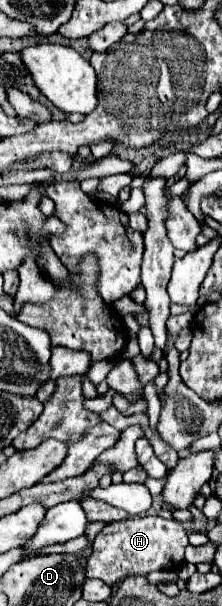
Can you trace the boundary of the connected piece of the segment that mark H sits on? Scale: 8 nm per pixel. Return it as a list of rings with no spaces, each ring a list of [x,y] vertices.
[[[146,516],[109,523],[95,537],[93,553],[85,565],[85,573],[87,579],[101,579],[115,587],[127,575],[147,575],[159,569],[179,569],[187,545],[187,531],[175,520]]]

